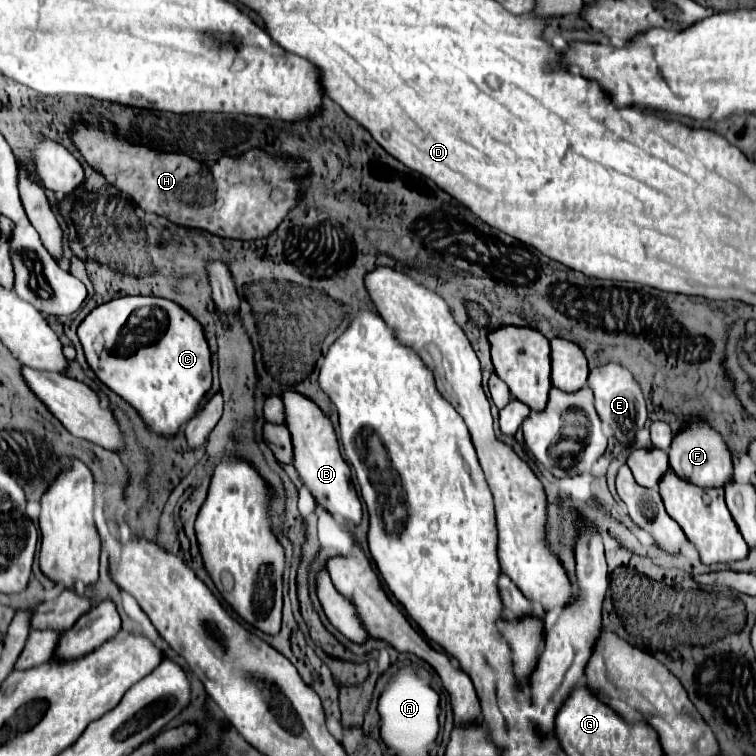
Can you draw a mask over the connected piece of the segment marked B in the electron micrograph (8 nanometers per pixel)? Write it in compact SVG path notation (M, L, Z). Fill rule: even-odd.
M285 392L283 402L287 410L287 428L293 436L293 448L295 448L293 464L303 484L309 488L319 508L323 508L329 514L339 514L343 520L351 522L353 526L359 526L363 520L363 506L351 484L351 470L339 454L337 436L333 432L331 420L303 394Z

